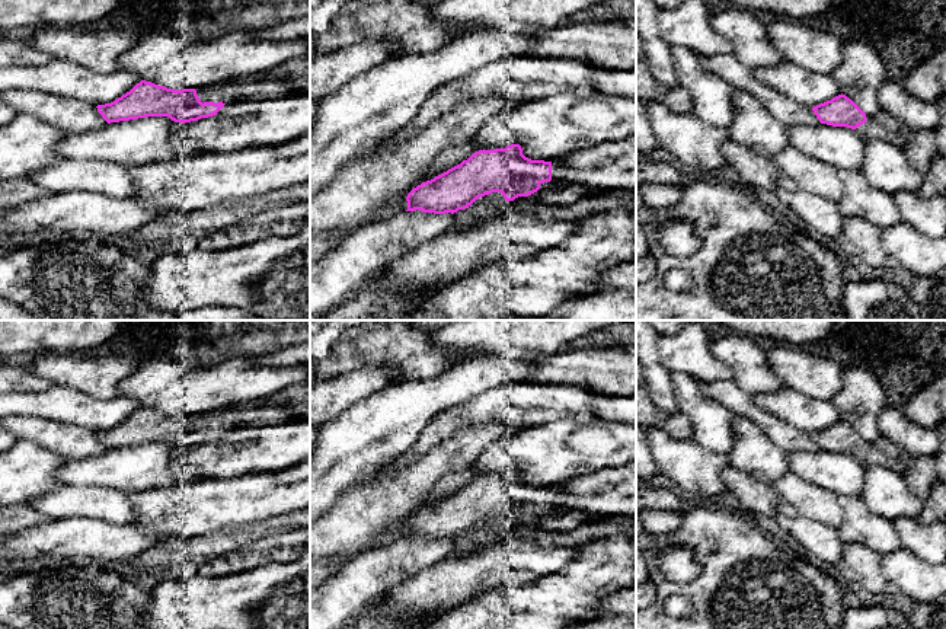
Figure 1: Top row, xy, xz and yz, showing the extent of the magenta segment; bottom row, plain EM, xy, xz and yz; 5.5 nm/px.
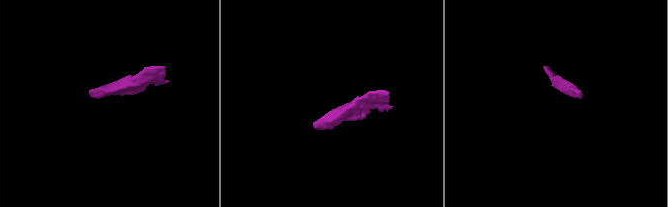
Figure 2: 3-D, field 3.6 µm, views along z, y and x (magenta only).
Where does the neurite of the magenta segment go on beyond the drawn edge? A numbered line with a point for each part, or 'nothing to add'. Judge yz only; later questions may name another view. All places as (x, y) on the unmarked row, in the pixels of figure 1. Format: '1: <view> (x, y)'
1: yz (871, 456)

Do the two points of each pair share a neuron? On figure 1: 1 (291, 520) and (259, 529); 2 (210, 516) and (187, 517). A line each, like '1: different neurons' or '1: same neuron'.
1: same neuron
2: same neuron

